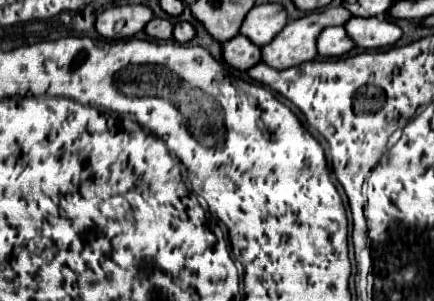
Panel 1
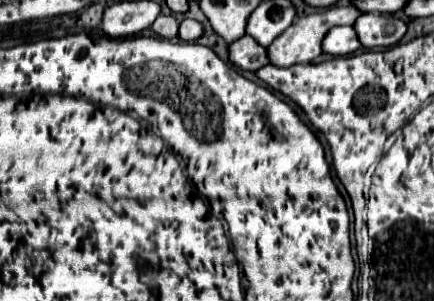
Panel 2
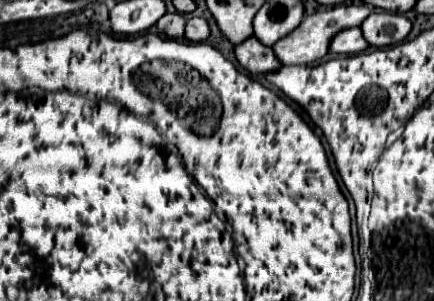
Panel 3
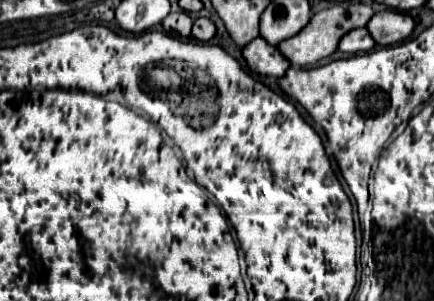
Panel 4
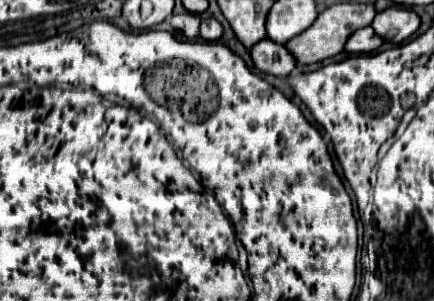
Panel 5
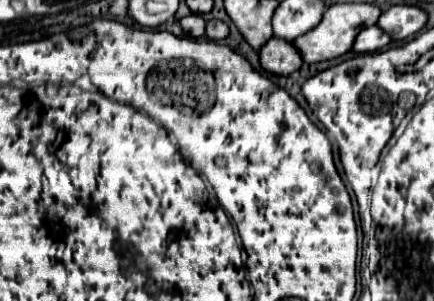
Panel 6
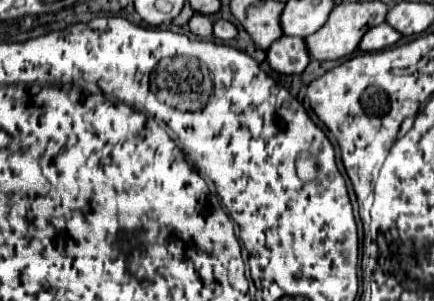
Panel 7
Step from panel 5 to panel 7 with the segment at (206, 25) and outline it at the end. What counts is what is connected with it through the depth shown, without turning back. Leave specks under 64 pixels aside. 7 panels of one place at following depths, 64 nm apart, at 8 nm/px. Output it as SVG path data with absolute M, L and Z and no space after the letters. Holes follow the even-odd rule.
M216 20L214 28L212 28L212 36L218 40L230 40L236 36L236 26L226 20Z

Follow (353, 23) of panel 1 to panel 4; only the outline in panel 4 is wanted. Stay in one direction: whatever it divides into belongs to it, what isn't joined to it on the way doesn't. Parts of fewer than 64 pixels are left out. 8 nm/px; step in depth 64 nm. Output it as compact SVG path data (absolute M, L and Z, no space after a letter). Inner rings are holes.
M382 10L366 24L370 36L378 46L392 46L406 40L414 30L414 18L408 12Z

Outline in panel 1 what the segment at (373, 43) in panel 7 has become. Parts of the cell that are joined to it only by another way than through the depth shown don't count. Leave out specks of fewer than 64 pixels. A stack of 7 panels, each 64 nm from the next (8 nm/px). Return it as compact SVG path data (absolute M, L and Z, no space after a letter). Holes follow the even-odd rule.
M334 26L320 32L316 46L320 56L342 56L354 48L354 42L348 38L344 26Z

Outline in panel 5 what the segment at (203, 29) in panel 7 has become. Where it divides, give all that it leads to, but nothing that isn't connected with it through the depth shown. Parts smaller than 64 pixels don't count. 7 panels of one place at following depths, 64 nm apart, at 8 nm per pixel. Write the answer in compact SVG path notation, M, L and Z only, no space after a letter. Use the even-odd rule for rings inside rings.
M188 12L186 14L176 14L176 16L170 18L170 26L186 38L198 36L198 24L200 24L200 18L194 16L194 14L188 14Z

